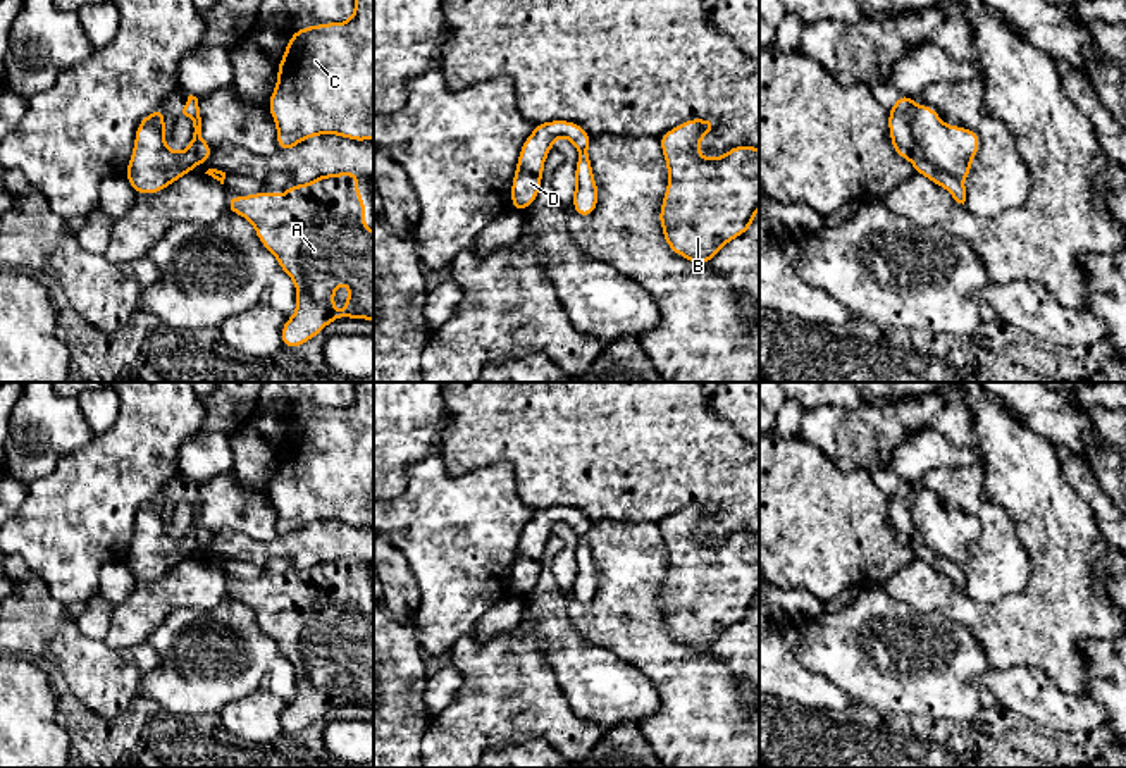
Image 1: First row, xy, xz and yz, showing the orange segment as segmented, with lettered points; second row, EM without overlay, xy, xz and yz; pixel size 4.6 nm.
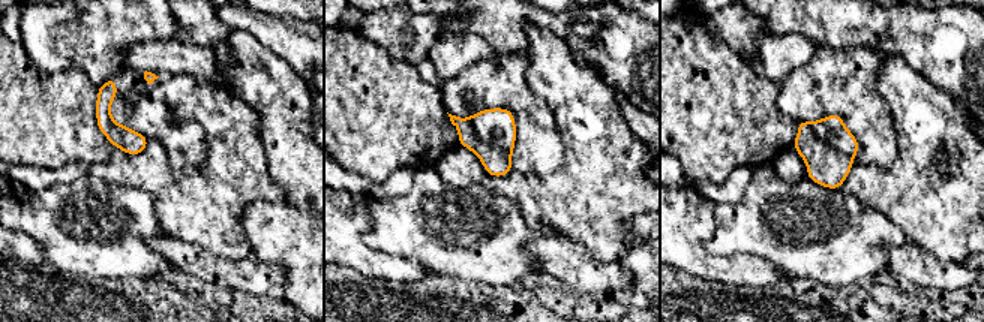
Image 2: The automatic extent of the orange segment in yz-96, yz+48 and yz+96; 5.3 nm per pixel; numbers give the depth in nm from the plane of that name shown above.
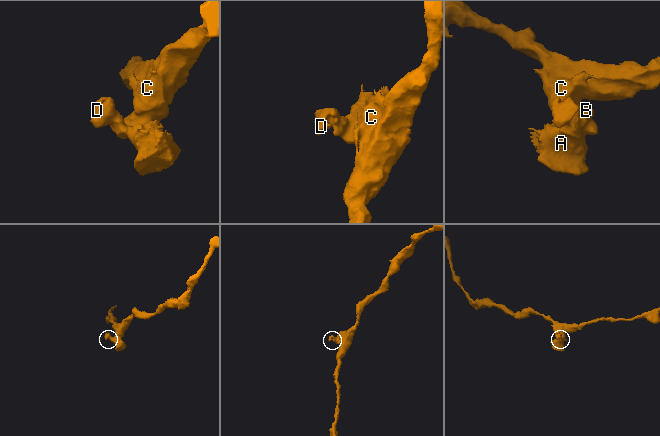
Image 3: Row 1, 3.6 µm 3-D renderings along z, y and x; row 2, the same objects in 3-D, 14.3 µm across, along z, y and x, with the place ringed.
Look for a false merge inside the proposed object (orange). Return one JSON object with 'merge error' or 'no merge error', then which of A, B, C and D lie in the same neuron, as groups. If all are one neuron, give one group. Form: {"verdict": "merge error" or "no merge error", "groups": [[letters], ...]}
{"verdict": "merge error", "groups": [["A", "D"], ["B", "C"]]}

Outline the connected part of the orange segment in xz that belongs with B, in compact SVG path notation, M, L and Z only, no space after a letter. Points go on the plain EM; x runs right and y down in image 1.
M689 505L658 523L668 554L658 601L663 623L675 641L696 651L708 651L725 630L747 618L759 594L759 534L739 530L721 542L702 542L697 532L715 515L713 505Z

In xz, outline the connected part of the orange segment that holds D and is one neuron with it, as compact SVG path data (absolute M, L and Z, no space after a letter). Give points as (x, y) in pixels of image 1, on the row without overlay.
M573 506L535 510L518 541L511 567L511 596L522 598L535 587L542 572L544 548L556 523L568 523L578 537L587 536L592 527L592 522Z

